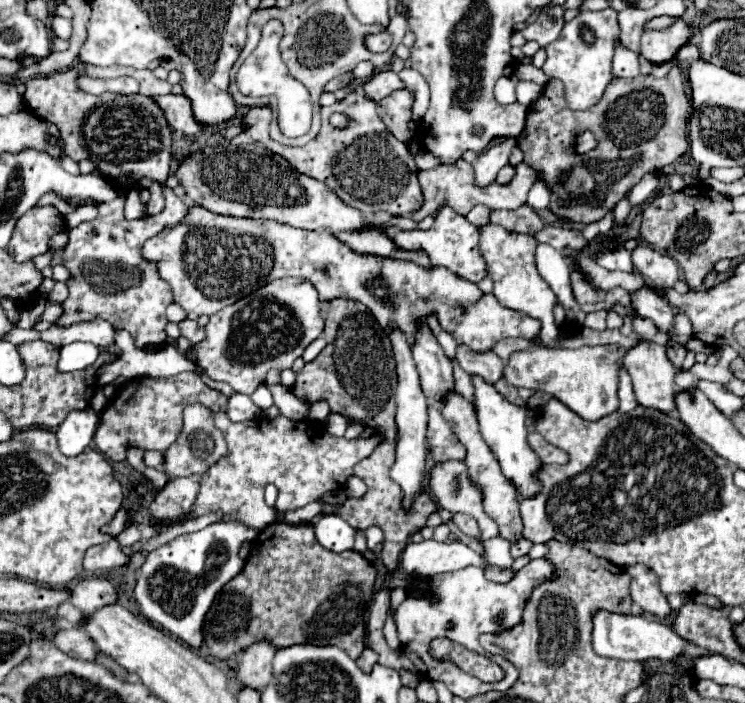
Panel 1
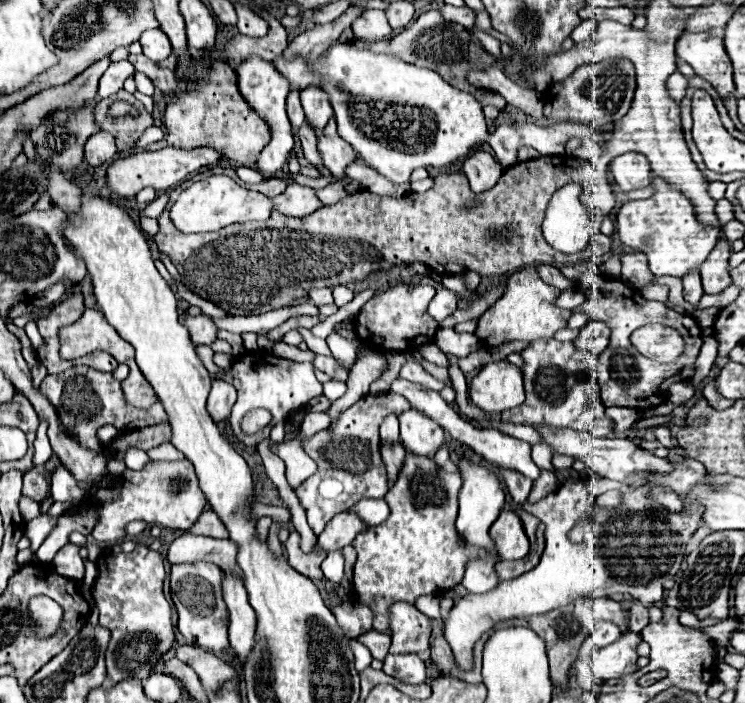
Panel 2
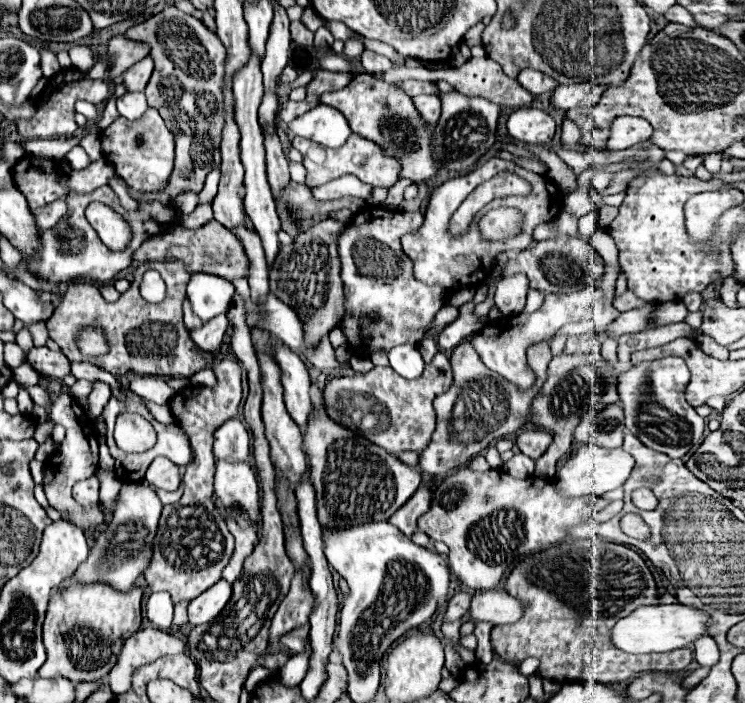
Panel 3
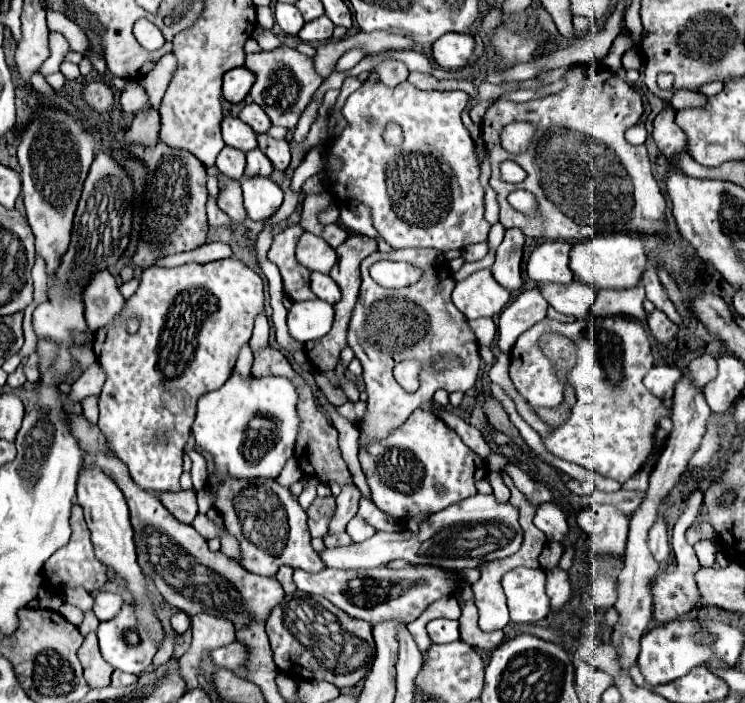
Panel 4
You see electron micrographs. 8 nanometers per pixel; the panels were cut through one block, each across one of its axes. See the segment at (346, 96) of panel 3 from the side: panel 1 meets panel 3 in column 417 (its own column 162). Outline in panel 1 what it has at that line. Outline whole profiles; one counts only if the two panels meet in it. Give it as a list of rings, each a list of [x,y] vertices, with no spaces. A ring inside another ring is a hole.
[[[64,70],[48,78],[30,78],[24,82],[26,92],[22,100],[34,116],[52,120],[58,126],[66,154],[74,162],[92,160],[114,190],[130,190],[140,178],[164,182],[170,176],[172,162],[172,128],[164,110],[144,94],[86,94],[76,90],[76,78],[74,70]]]

